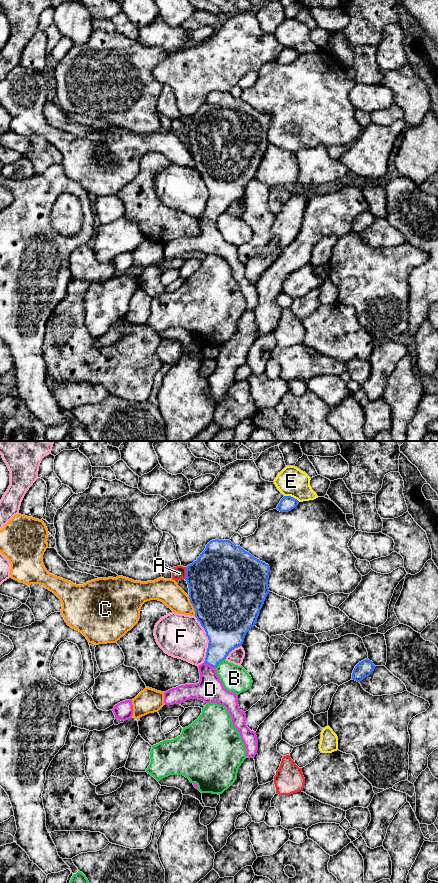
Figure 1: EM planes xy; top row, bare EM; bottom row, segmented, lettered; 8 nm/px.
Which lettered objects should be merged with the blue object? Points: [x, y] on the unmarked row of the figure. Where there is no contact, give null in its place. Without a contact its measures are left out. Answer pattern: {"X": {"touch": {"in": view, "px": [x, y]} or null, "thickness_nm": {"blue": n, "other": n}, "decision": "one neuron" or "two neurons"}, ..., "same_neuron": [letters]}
{"A": {"touch": {"in": "xy", "px": [186, 125]}, "thickness_nm": {"blue": 460, "other": 110}, "decision": "two neurons"}, "B": {"touch": {"in": "xy", "px": [219, 214]}, "thickness_nm": {"blue": 300, "other": 220}, "decision": "two neurons"}, "C": {"touch": {"in": "xy", "px": [193, 158]}, "thickness_nm": {"blue": 500, "other": 190}, "decision": "two neurons"}, "D": {"touch": {"in": "xy", "px": [210, 217]}, "thickness_nm": {"blue": 240, "other": 220}, "decision": "one neuron"}, "E": {"touch": {"in": "xy", "px": [292, 49]}, "thickness_nm": {"blue": 120, "other": 240}, "decision": "two neurons"}, "F": {"touch": {"in": "xy", "px": [208, 191]}, "thickness_nm": {"blue": 440, "other": 360}, "decision": "two neurons"}, "same_neuron": ["D"]}

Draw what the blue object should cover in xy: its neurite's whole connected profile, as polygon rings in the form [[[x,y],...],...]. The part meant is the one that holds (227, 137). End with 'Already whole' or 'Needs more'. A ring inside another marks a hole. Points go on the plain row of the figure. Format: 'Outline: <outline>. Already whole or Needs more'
Outline: [[[230,92],[210,93],[196,113],[186,119],[189,151],[195,161],[195,169],[206,184],[209,195],[205,213],[198,218],[200,233],[185,236],[164,244],[165,257],[180,256],[189,251],[223,257],[232,270],[233,278],[240,285],[246,299],[246,308],[254,310],[258,302],[256,284],[246,277],[246,266],[238,257],[238,248],[227,243],[220,233],[216,219],[229,205],[242,198],[246,185],[255,178],[260,162],[268,147],[270,119]]]. Needs more

